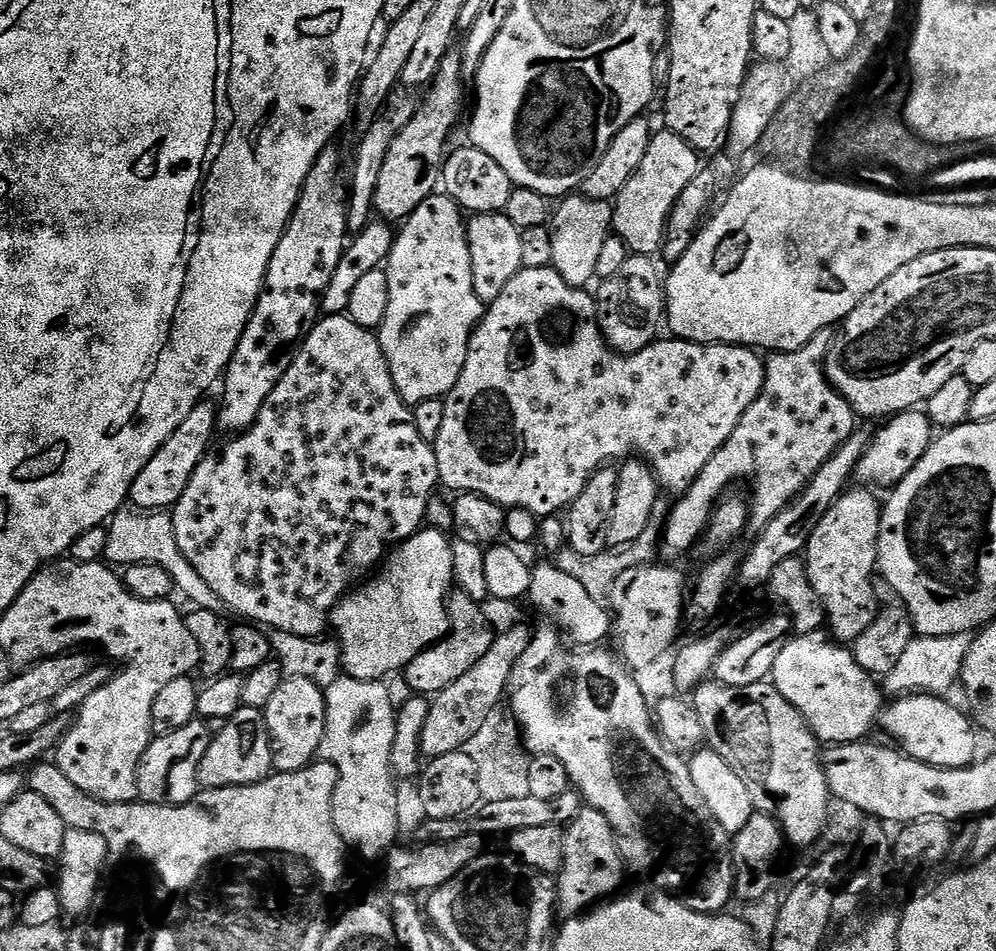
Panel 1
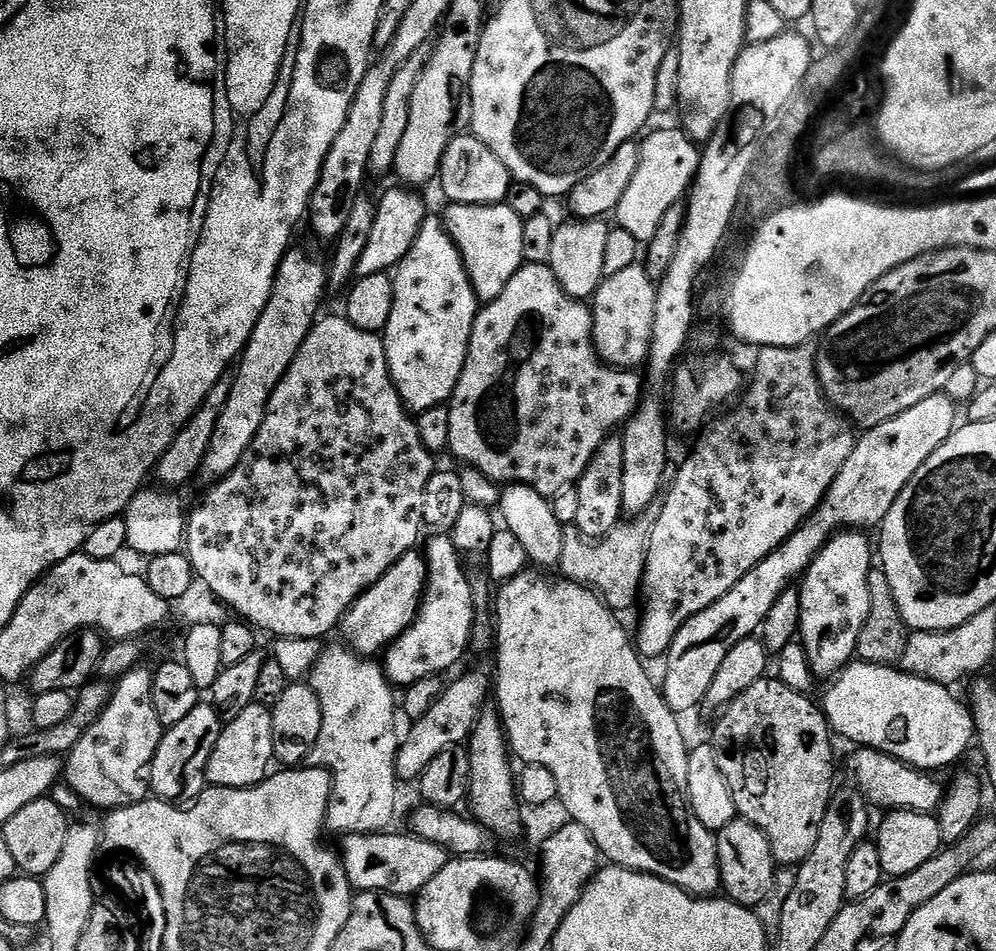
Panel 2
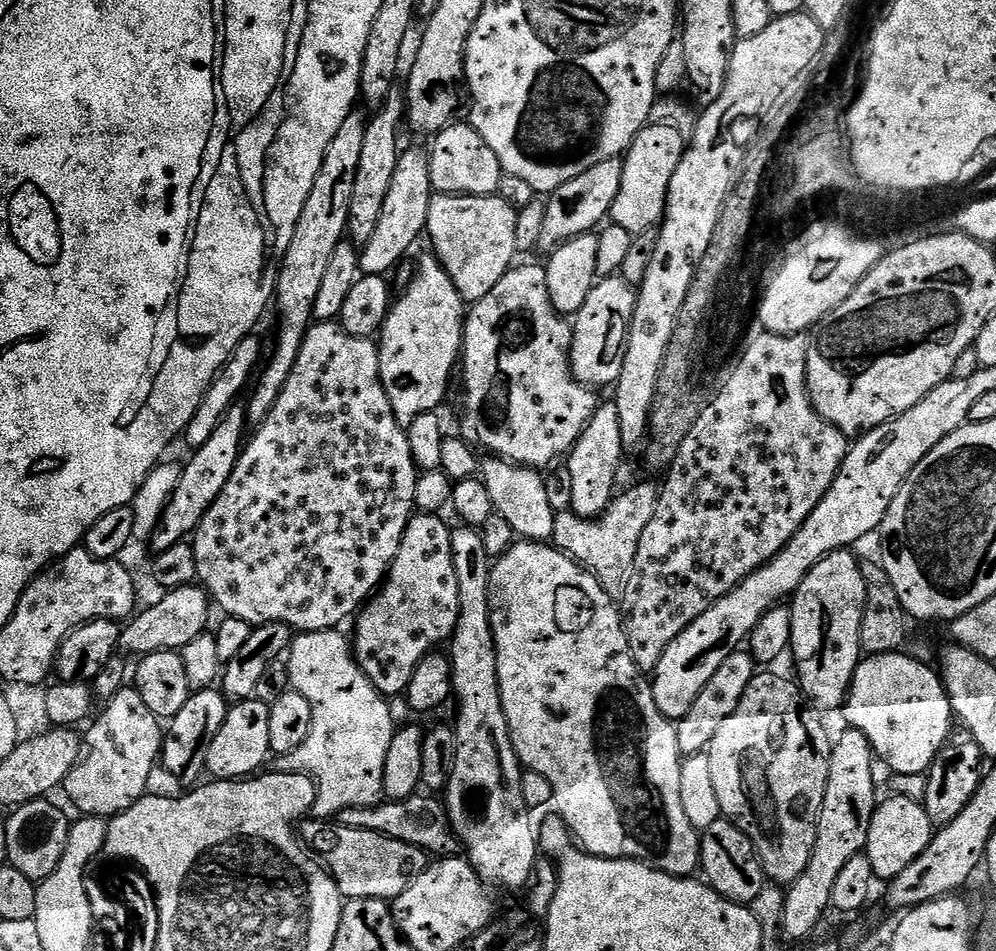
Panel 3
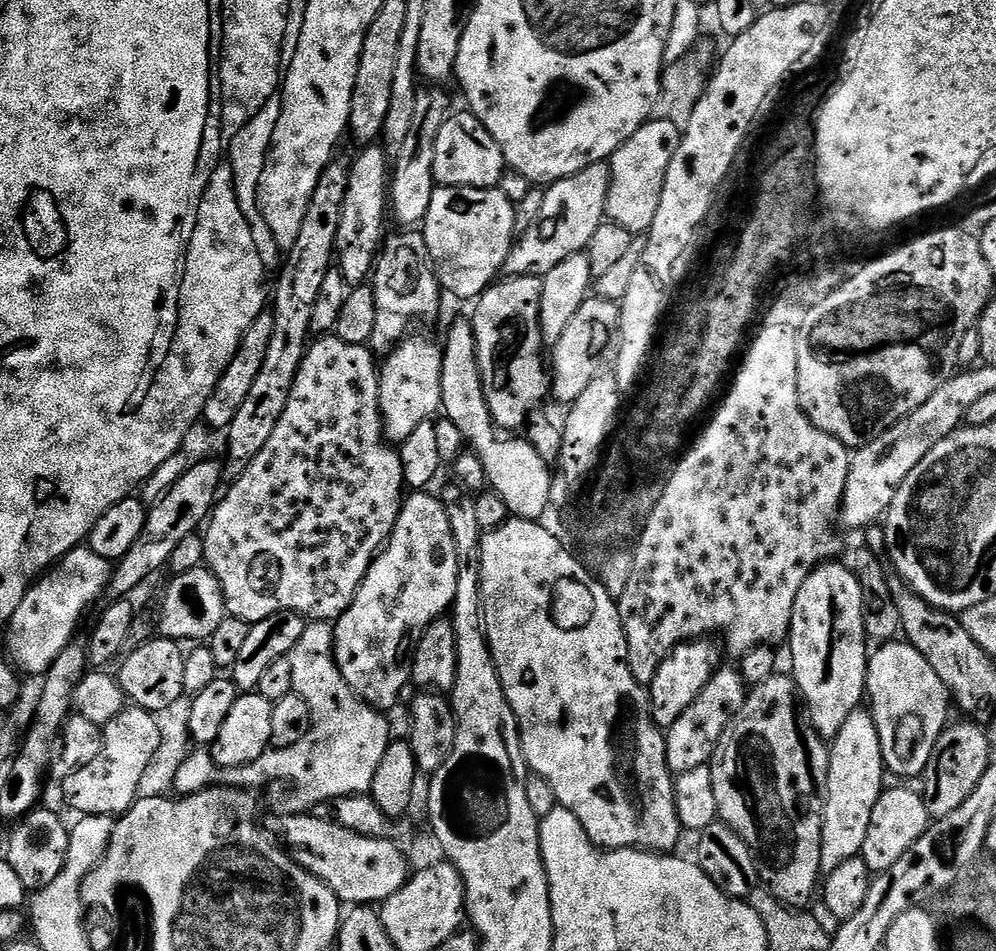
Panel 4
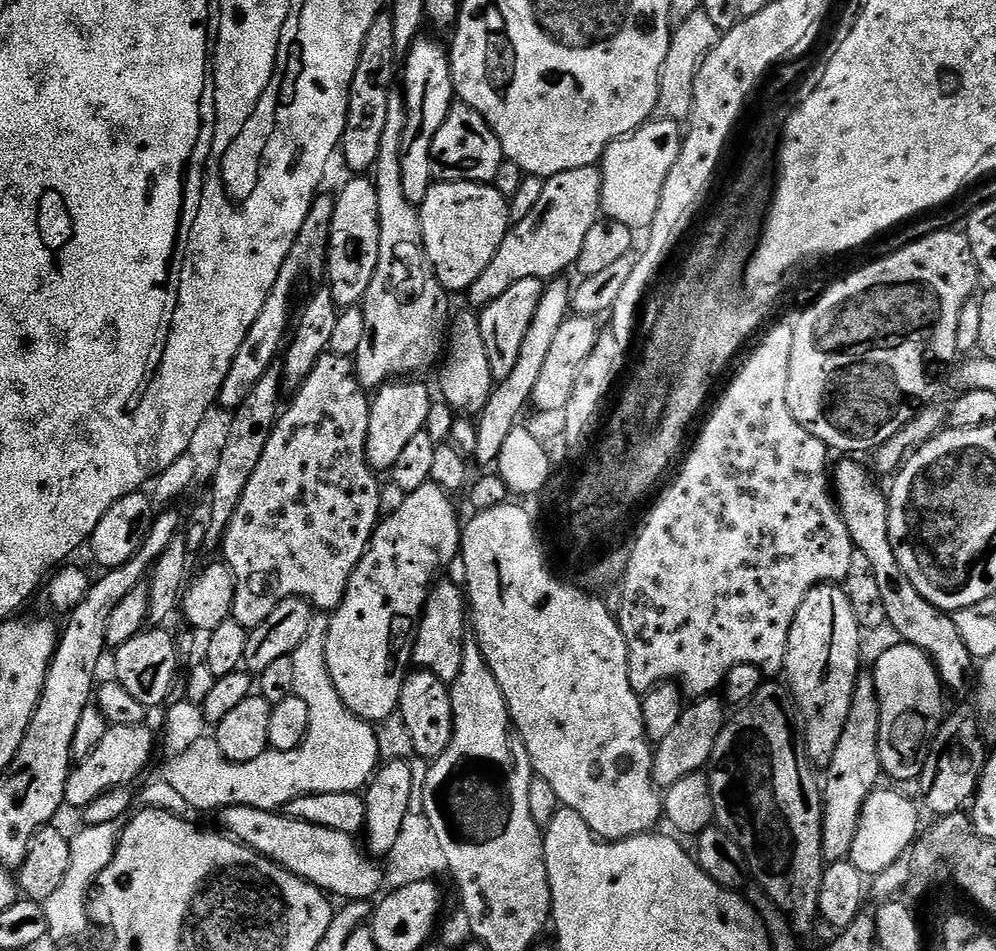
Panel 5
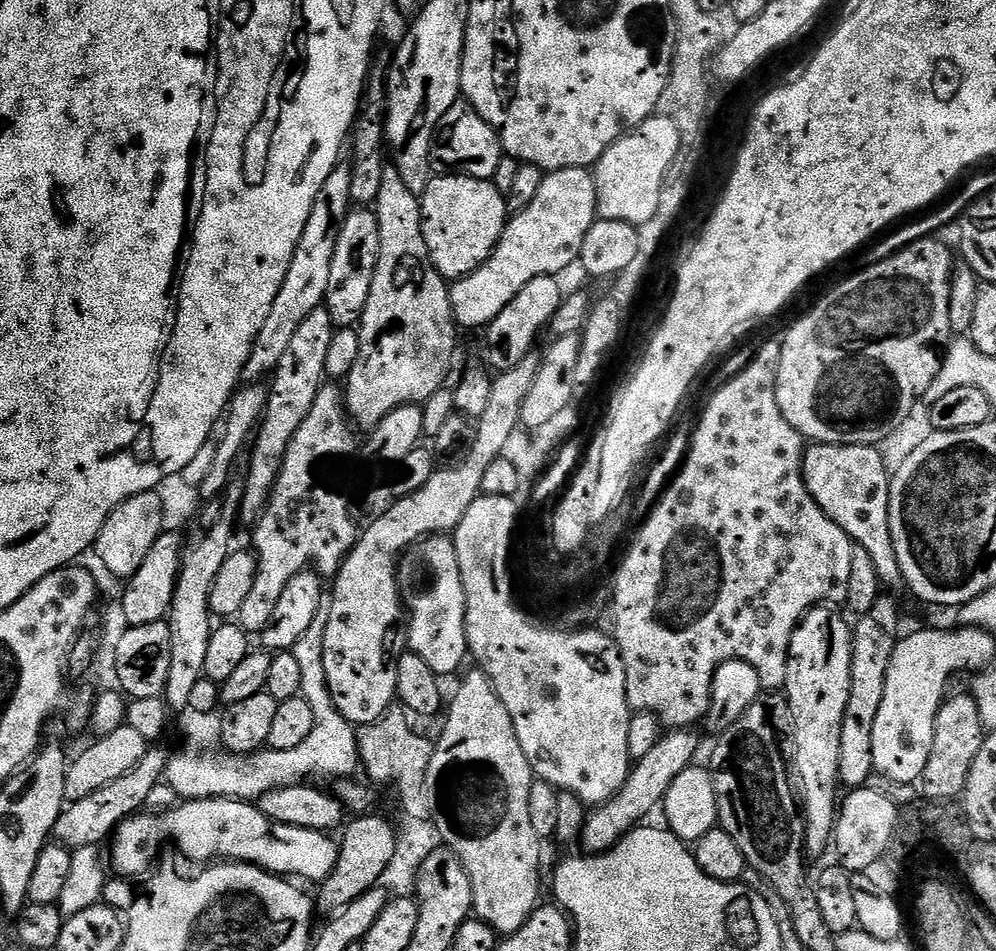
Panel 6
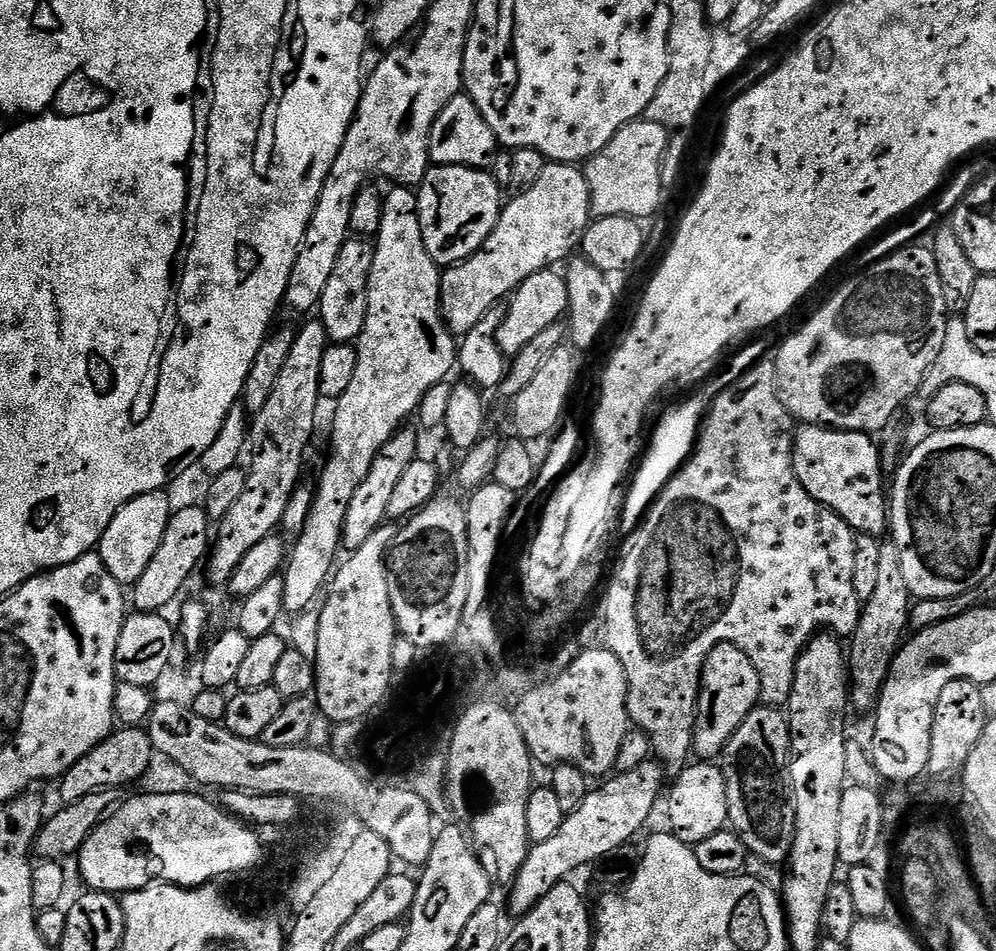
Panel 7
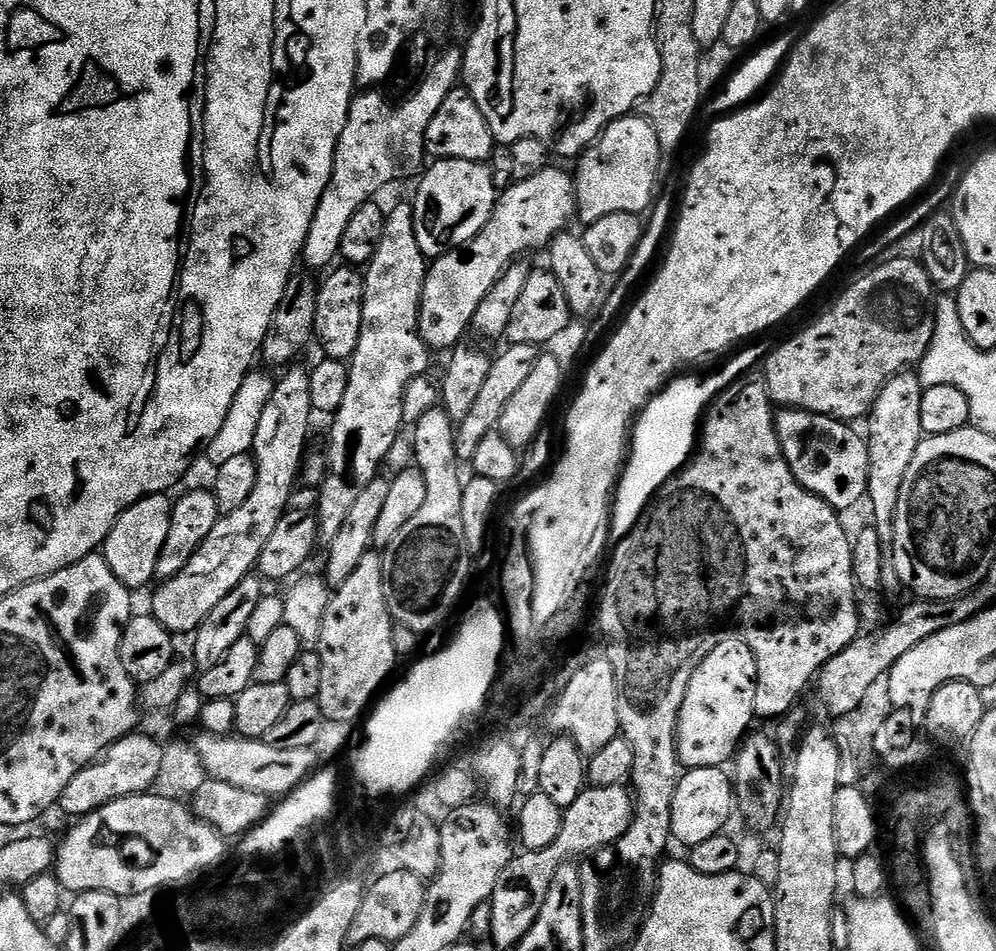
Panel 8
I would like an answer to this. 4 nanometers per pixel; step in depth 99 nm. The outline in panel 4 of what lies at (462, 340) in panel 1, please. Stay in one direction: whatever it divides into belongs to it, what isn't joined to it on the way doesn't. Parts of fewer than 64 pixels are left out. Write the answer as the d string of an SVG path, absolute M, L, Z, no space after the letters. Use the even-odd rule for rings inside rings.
M412 334L401 340L383 361L379 369L380 417L384 423L384 438L389 444L399 446L406 442L416 427L432 420L441 411L443 353L437 341L435 344L424 336Z

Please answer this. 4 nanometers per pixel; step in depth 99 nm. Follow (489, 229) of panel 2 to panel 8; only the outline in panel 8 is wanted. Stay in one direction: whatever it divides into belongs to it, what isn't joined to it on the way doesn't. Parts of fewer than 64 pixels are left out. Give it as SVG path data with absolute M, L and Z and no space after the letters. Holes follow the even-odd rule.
M436 160L423 169L419 180L416 200L413 199L411 205L414 210L414 234L426 258L445 256L463 248L478 235L482 226L486 226L498 195L492 181L492 169L487 163Z

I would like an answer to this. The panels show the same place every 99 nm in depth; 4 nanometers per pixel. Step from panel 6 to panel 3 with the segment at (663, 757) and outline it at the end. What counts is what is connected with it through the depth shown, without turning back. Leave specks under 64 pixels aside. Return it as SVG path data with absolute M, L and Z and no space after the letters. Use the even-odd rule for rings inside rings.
M737 650L722 662L722 666L714 673L714 678L706 682L702 694L694 698L694 706L690 706L690 714L686 714L684 719L676 724L678 734L678 746L685 757L696 756L699 752L707 752L710 742L714 742L714 734L722 727L722 722L738 710L738 702L746 694L746 686L758 674L758 665L752 658L751 652L747 650Z

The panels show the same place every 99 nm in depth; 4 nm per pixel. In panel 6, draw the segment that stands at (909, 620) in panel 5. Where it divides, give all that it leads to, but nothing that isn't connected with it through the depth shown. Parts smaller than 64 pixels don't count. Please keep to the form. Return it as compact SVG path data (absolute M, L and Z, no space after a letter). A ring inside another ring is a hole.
M813 443L811 447L804 453L804 481L808 487L808 492L814 498L814 502L818 502L818 506L829 516L834 523L842 526L844 533L851 538L853 545L859 546L866 550L866 554L870 554L870 562L874 562L876 572L880 576L881 581L888 582L888 580L901 579L900 567L898 566L898 558L894 550L894 542L890 534L890 468L884 465L884 456L880 453L879 447L871 444L817 444Z

